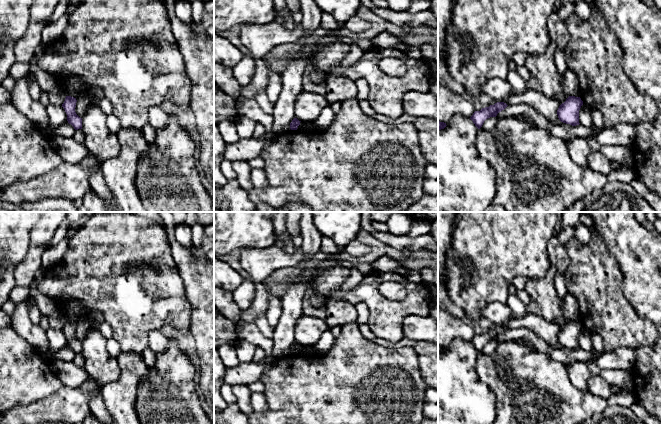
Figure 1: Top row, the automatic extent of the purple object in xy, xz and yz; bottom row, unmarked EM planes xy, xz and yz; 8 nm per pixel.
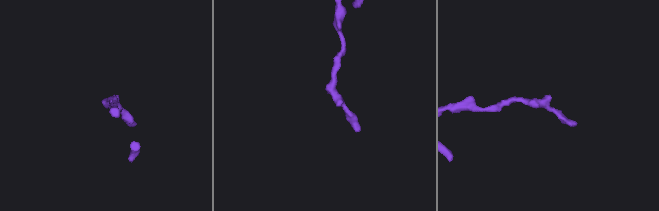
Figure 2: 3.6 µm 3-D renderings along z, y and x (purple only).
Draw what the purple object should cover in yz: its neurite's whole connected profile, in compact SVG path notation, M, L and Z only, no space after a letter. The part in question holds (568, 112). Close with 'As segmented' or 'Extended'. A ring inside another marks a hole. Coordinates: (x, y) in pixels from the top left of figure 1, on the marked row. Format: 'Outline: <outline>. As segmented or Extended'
Outline: M569 96L557 110L559 120L572 126L579 125L579 110L582 105L583 101L580 97Z. As segmented

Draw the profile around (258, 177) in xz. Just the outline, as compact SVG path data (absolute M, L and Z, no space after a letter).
M256 168L251 170L251 182L253 184L255 194L263 191L267 185L266 174L263 168Z

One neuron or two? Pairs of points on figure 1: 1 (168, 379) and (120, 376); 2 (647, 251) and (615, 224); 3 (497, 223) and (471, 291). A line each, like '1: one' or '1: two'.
1: two
2: one
3: one

